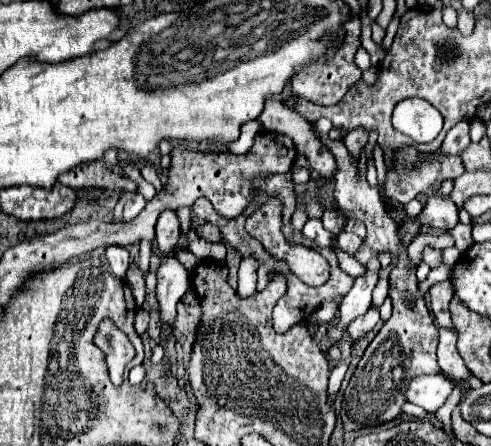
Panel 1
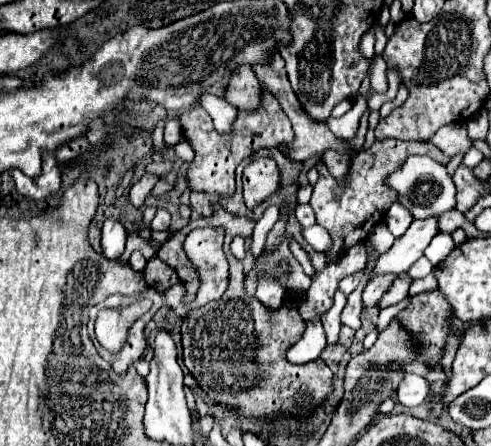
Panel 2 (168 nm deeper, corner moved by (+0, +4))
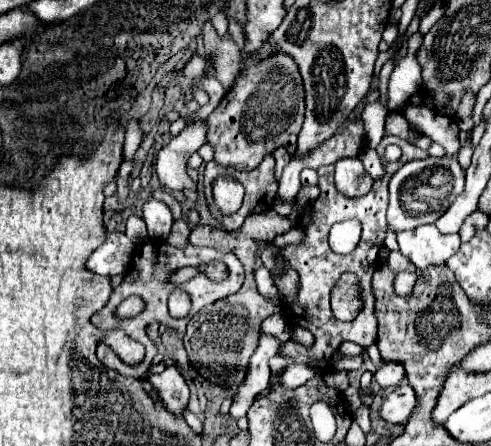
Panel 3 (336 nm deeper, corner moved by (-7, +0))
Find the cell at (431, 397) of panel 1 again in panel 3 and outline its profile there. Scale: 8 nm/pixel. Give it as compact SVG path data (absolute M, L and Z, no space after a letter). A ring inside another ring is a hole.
M402 382L390 394L384 396L378 414L388 424L406 424L414 404L416 404L416 394L412 386L408 382Z

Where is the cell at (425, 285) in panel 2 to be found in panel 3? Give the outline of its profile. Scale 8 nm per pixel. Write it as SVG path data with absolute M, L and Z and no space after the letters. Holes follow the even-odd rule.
M398 272L398 274L396 274L396 282L394 282L396 292L402 294L402 296L404 296L404 294L410 294L416 278L418 278L416 272Z

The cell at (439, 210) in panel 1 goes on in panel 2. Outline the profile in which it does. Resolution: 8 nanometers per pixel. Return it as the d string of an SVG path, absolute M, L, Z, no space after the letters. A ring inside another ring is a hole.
M409 156L401 170L389 176L387 184L399 192L399 202L413 212L413 218L431 218L455 208L455 184L447 174L447 168L429 156Z

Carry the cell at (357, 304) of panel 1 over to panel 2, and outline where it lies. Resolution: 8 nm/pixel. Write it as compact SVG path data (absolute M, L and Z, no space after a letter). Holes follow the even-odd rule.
M425 218L425 220L413 220L409 230L395 240L389 252L381 254L369 274L369 280L373 276L389 274L389 272L407 272L415 260L419 260L429 246L431 238L437 234L437 220Z

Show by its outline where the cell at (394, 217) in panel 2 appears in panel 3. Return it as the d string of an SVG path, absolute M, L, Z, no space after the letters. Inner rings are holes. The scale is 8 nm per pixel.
M428 224L414 230L398 232L398 246L400 246L400 252L418 270L424 270L430 264L446 262L460 248L460 236L458 234L446 236L438 232L434 224Z

